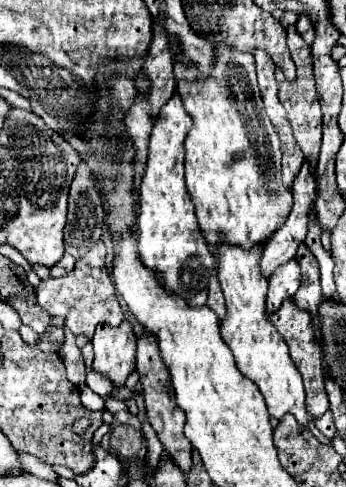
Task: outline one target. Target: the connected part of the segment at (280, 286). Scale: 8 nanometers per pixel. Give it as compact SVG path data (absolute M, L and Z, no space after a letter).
M296 258L284 266L280 266L272 276L270 276L270 286L268 286L268 300L266 300L266 310L274 312L282 306L286 298L296 294L300 288L300 266Z

